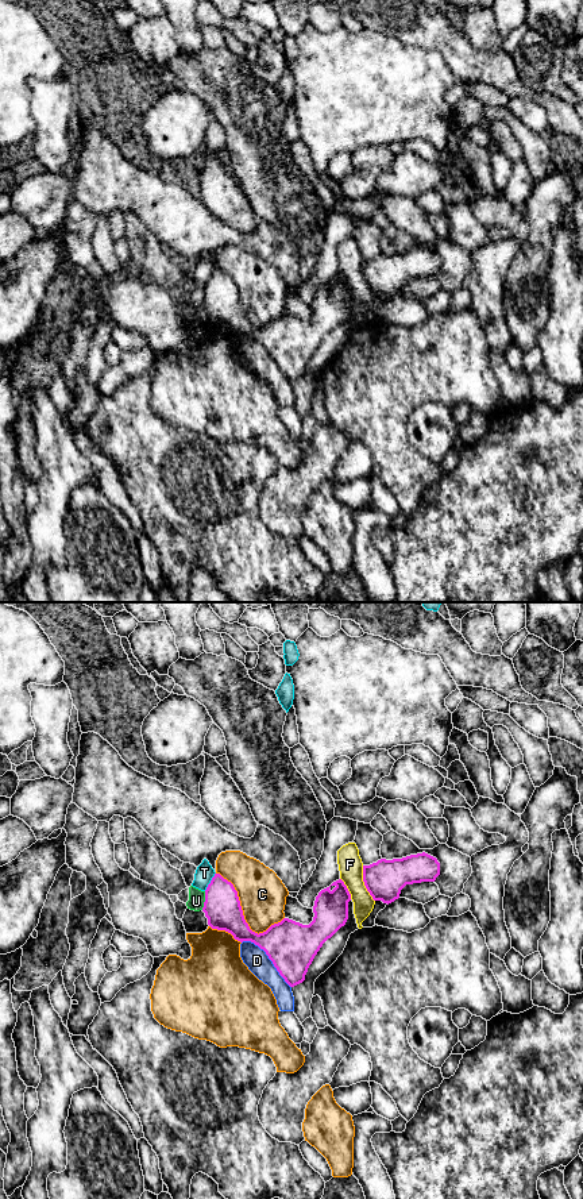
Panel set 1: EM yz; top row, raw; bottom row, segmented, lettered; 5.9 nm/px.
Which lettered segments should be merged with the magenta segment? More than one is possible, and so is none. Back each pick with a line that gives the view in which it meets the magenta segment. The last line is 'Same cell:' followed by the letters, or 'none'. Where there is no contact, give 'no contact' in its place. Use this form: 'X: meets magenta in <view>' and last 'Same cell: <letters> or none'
Same cell: none

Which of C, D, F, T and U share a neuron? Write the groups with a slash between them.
C / D / F / T / U

